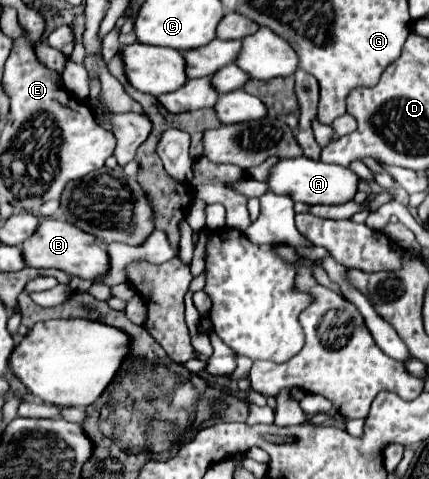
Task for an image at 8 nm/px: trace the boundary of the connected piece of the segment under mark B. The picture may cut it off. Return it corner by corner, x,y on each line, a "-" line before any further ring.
42,219
40,229
36,231
36,237
30,241
24,241
24,259
28,267
56,267
68,275
76,275
86,281
100,281
108,275
110,269
110,257
108,251
98,239
76,225
68,221
58,221
58,219

